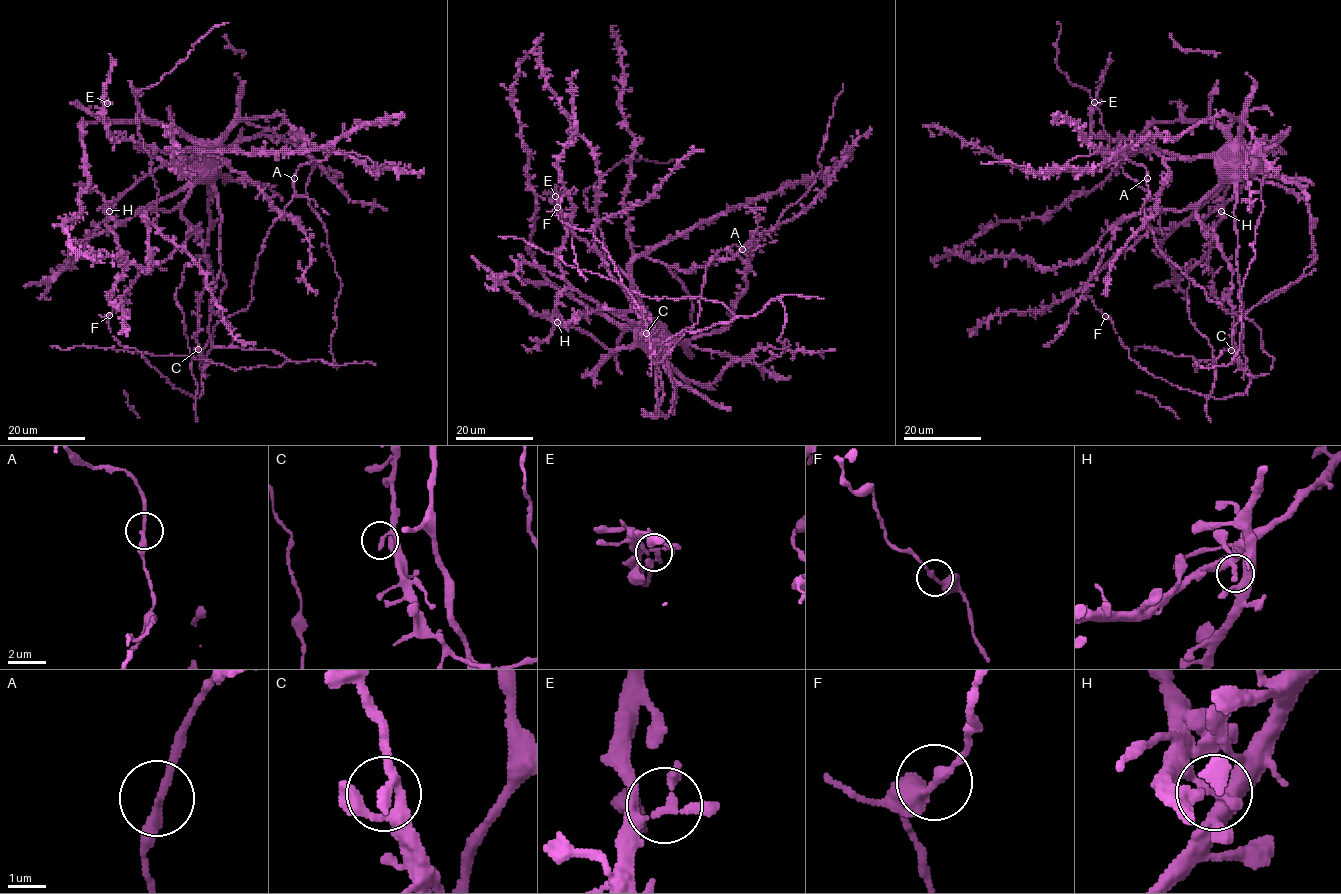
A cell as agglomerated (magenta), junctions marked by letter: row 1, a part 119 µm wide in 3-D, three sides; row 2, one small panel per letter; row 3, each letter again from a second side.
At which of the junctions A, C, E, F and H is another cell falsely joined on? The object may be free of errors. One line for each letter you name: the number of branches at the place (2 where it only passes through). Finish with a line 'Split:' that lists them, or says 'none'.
Split: none

